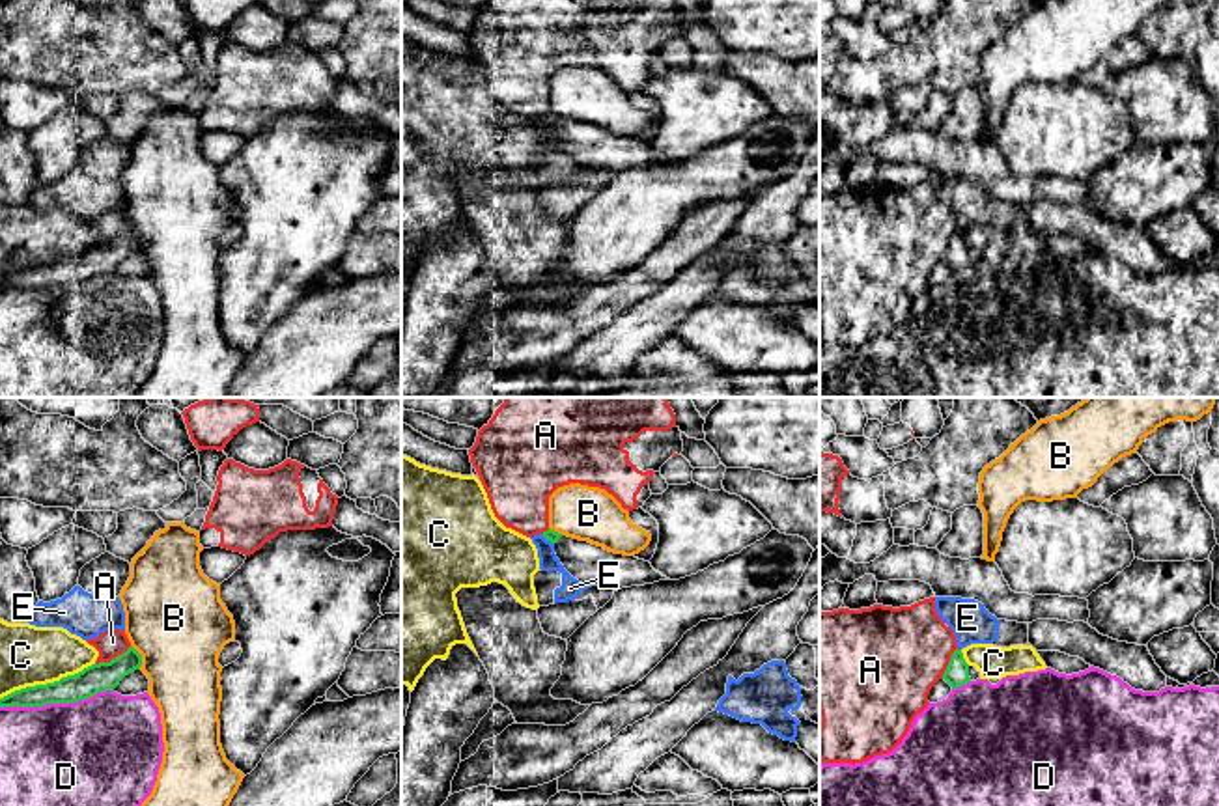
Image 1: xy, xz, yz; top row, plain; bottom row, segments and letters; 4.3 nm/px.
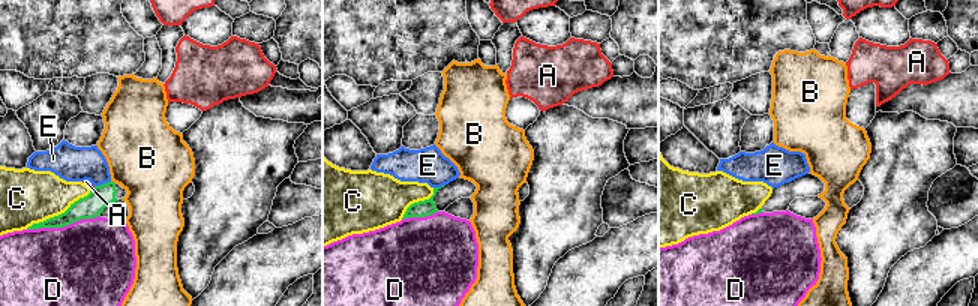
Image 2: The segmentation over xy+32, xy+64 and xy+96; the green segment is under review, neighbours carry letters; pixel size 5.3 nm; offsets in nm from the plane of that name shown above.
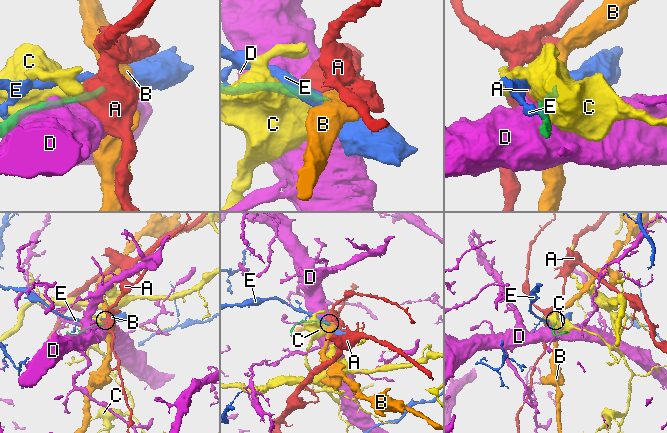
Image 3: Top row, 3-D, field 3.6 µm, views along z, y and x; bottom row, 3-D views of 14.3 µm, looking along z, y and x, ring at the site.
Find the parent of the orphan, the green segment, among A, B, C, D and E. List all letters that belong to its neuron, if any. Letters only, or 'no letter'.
no letter

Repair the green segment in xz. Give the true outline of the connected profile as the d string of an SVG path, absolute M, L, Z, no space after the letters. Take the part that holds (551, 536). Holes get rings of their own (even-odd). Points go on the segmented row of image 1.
M554 530L541 534L554 545L554 554L564 569L582 584L610 588L614 591L631 586L668 580L650 562L605 550L588 541L562 535Z

